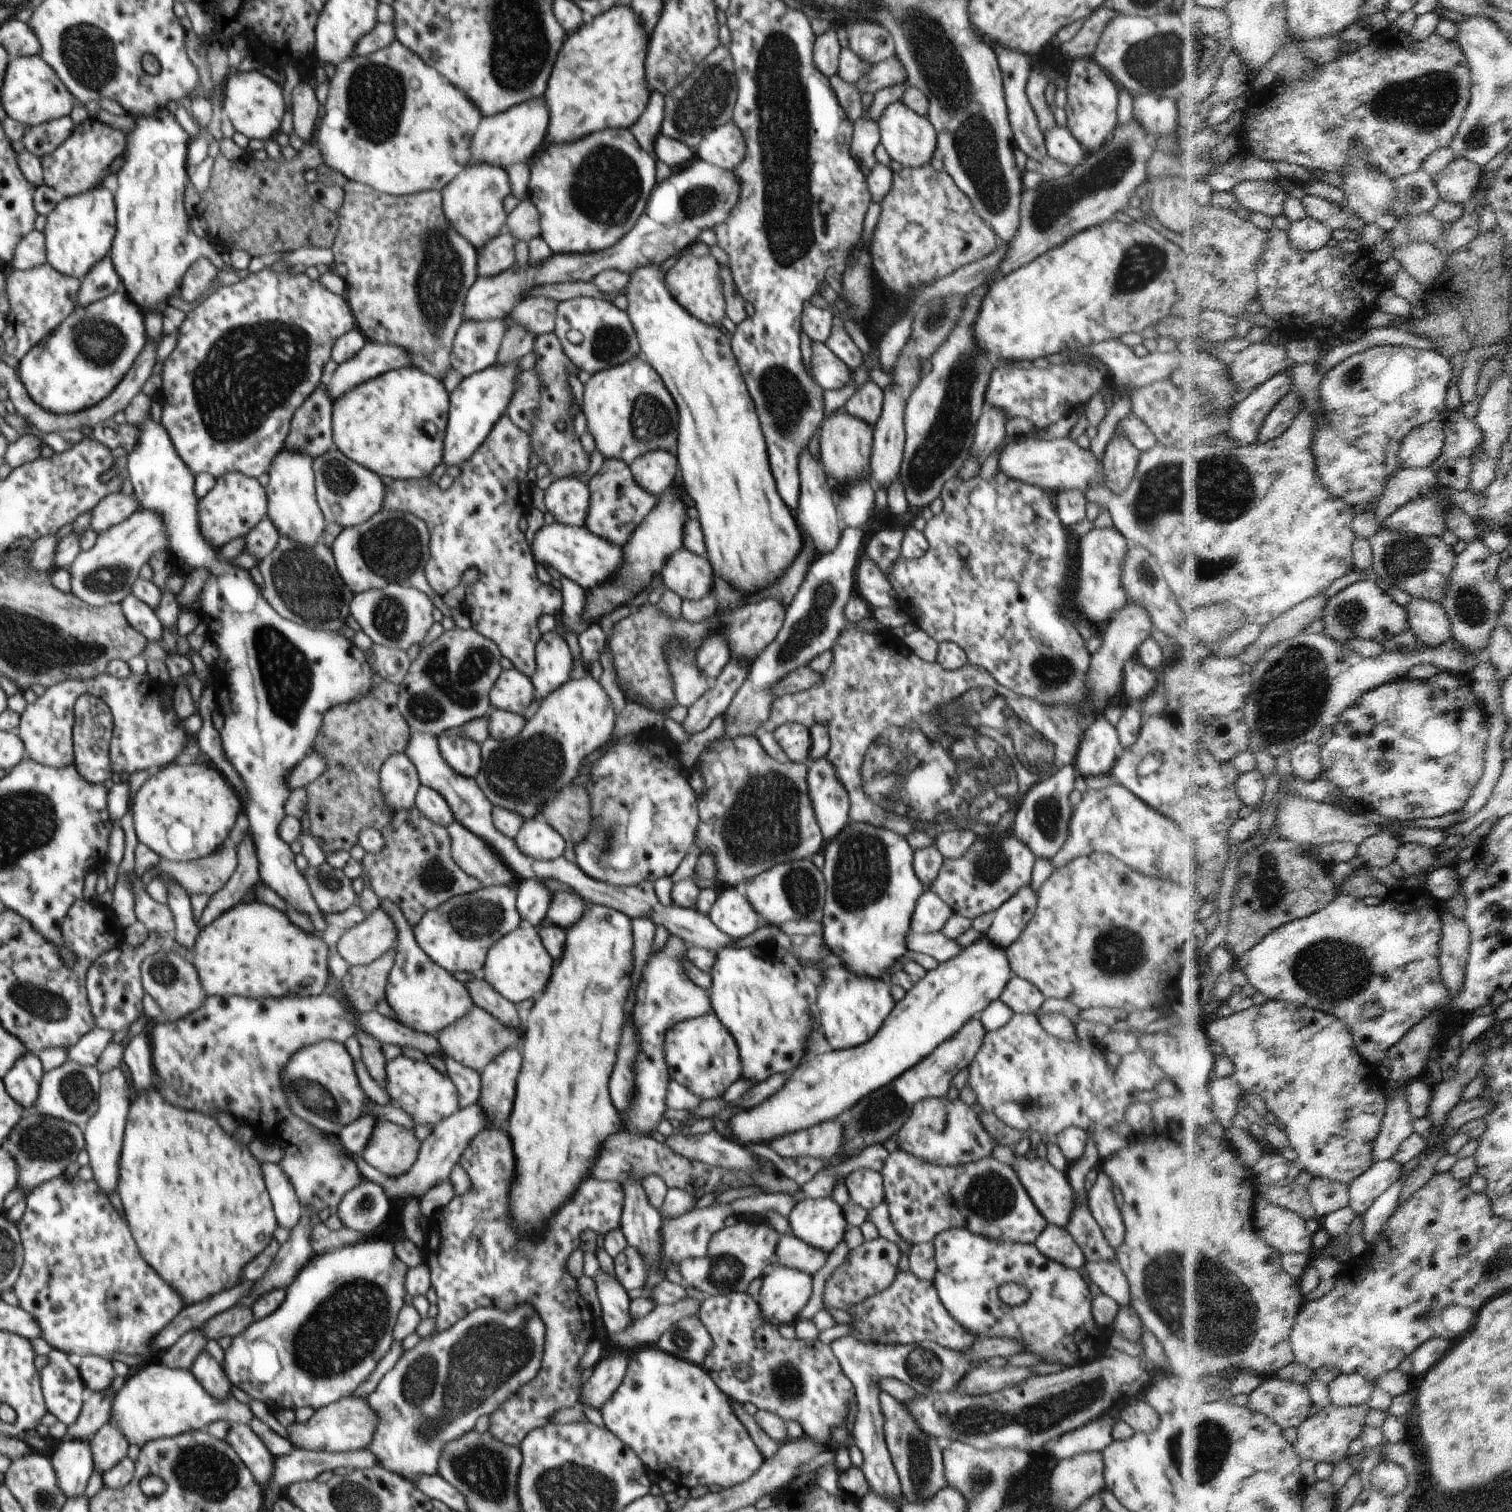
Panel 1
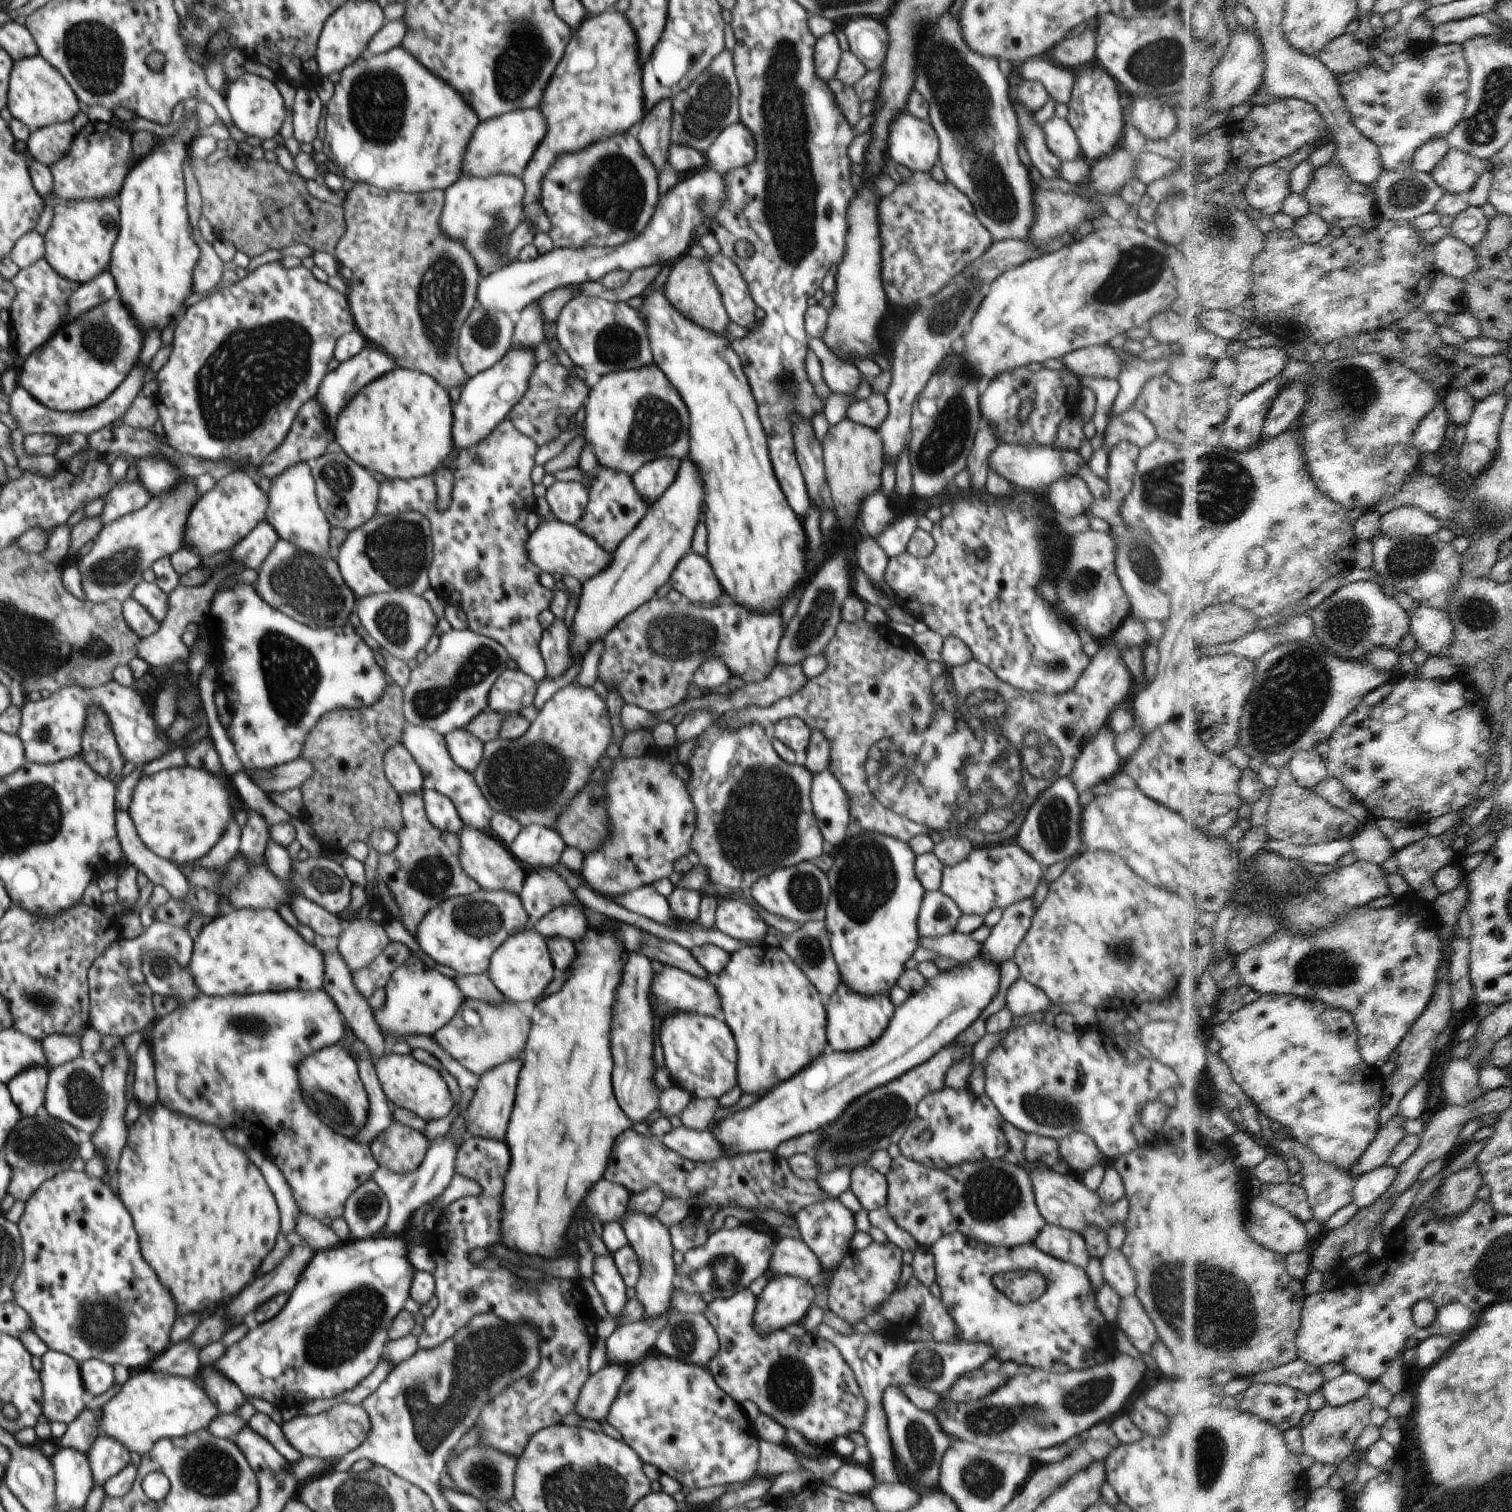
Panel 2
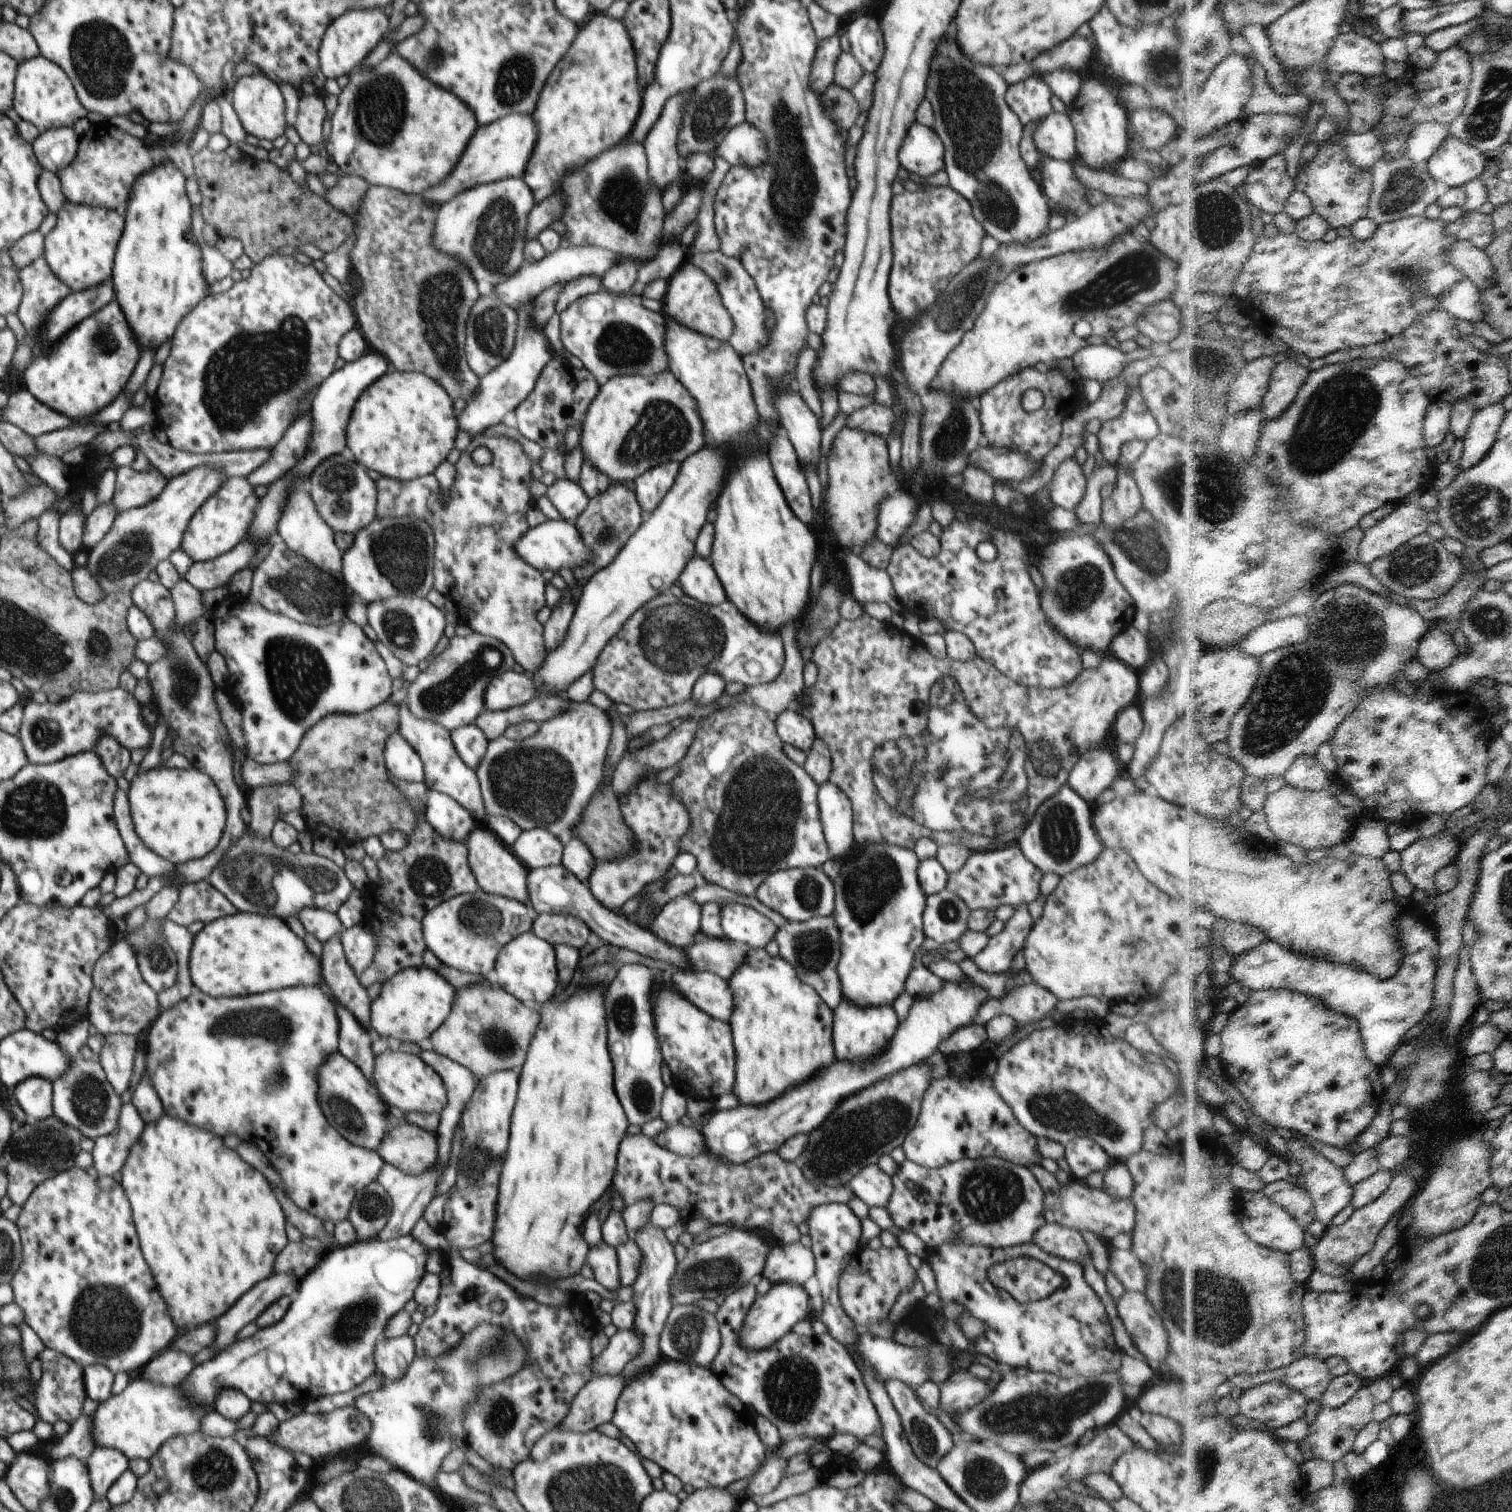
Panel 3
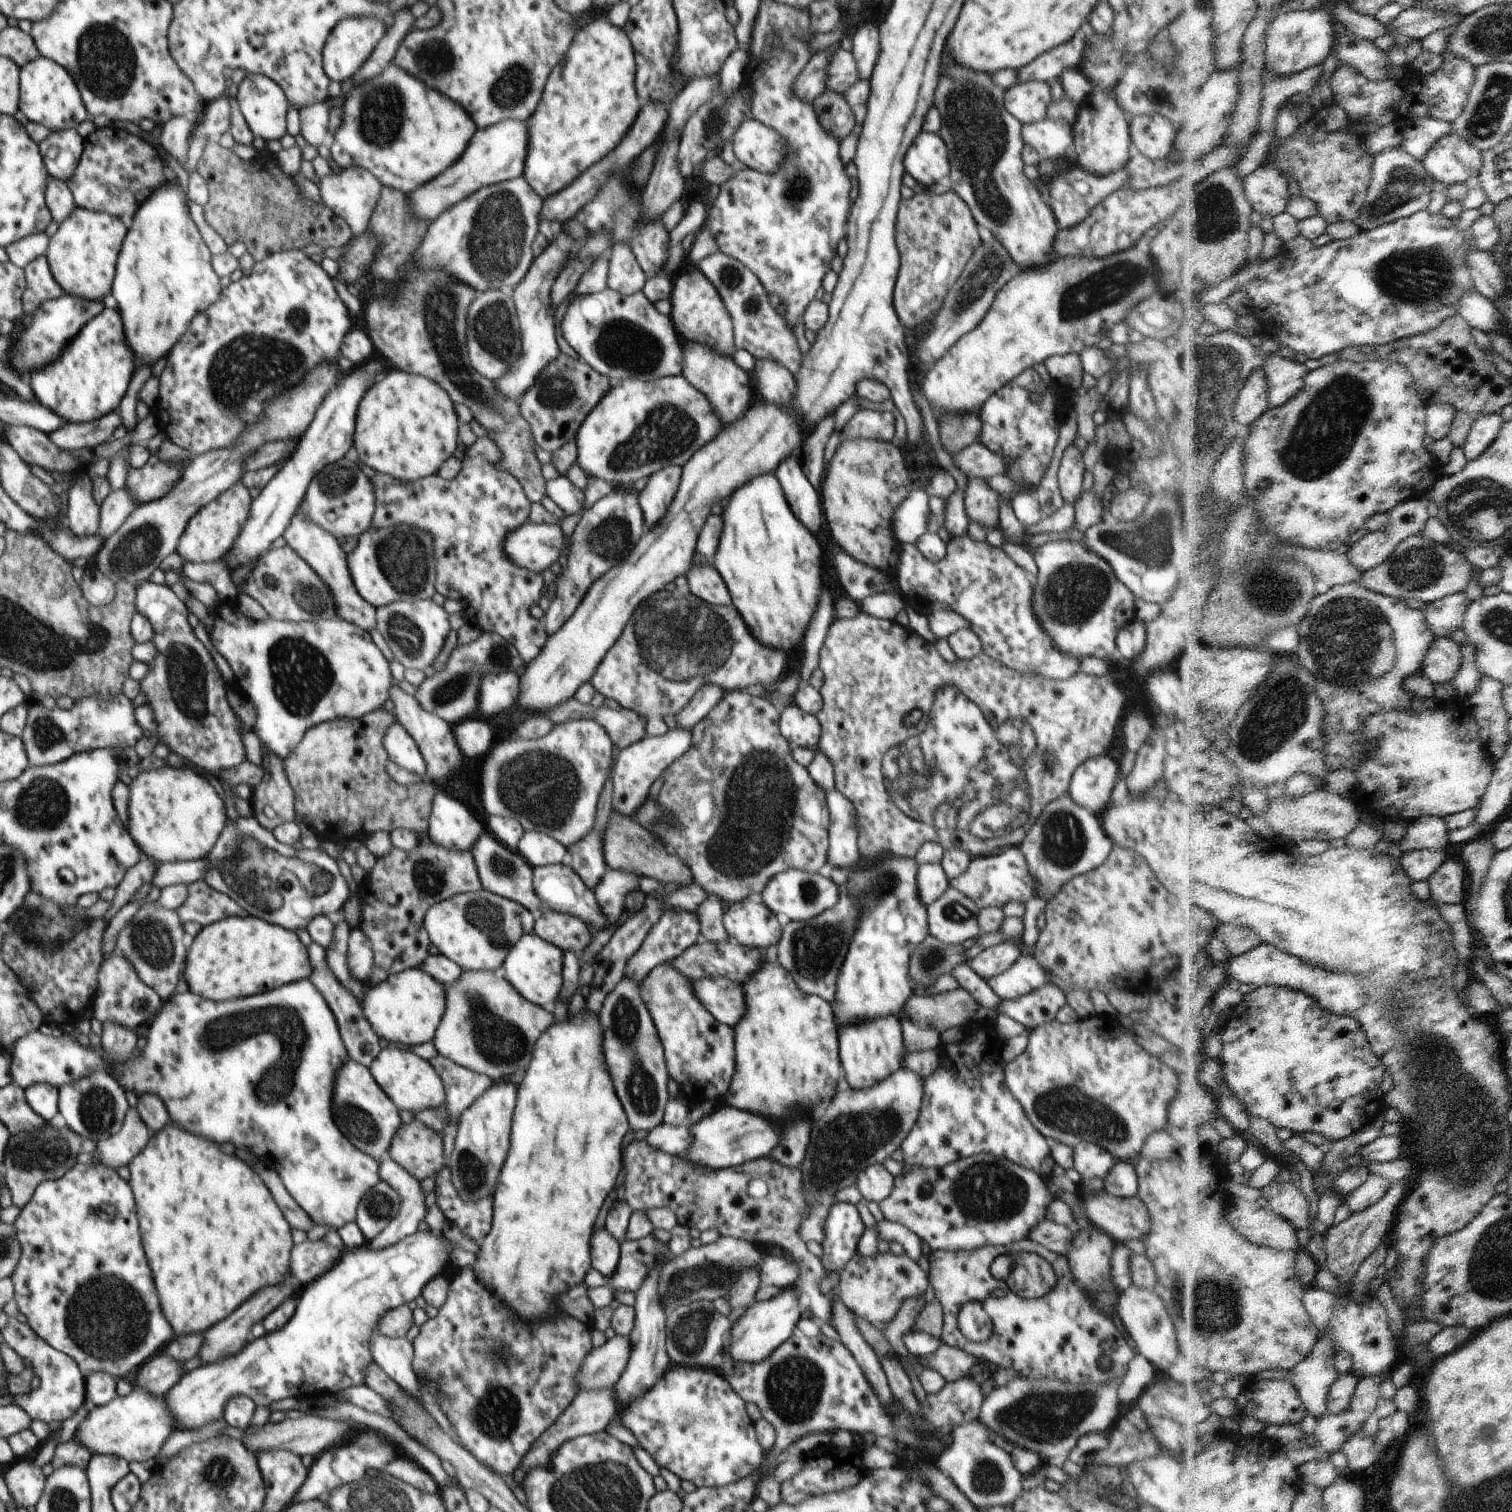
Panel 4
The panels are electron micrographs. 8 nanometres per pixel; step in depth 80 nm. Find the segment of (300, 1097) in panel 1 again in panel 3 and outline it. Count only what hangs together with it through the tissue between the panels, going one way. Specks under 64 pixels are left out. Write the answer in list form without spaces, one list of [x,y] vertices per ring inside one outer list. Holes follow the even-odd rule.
[[[340,1052],[328,1056],[328,1060],[316,1070],[318,1078],[318,1100],[323,1118],[328,1124],[352,1145],[362,1146],[367,1150],[377,1151],[386,1132],[391,1130],[396,1120],[389,1113],[387,1104],[382,1102],[377,1087],[368,1082],[368,1078],[360,1072],[360,1068],[346,1059]]]

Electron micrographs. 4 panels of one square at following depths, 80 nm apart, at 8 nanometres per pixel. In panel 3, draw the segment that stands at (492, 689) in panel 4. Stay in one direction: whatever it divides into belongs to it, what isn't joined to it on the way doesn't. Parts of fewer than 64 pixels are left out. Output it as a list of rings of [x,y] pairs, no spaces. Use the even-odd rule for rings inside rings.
[[[508,670],[488,684],[484,694],[484,707],[488,711],[506,711],[528,704],[538,695],[532,678],[523,673]]]

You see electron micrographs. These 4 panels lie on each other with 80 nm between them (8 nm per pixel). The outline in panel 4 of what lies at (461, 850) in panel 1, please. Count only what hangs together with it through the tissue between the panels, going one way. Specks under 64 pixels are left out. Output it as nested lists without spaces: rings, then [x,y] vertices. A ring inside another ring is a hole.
[[[485,831],[472,846],[471,854],[476,864],[479,882],[482,889],[512,900],[528,911],[542,910],[542,902],[532,888],[533,868],[516,851],[508,849],[497,841],[489,832]]]

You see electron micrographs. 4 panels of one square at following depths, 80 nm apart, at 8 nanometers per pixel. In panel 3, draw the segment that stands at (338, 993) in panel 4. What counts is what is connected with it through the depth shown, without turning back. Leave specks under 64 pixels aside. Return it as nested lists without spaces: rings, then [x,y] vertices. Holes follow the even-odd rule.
[[[325,986],[326,994],[332,998],[332,1002],[336,1004],[336,1013],[338,1014],[339,1019],[339,1042],[338,1042],[338,1050],[339,1052],[346,1058],[349,1059],[352,1063],[355,1063],[358,1068],[360,1068],[360,1072],[368,1078],[368,1082],[372,1082],[374,1086],[376,1086],[376,1082],[374,1082],[374,1064],[375,1064],[375,1055],[372,1052],[372,1043],[374,1042],[374,1037],[371,1034],[368,1034],[368,1030],[356,1020],[356,1016],[346,1008],[346,1006],[342,1006],[340,1002],[336,1002],[336,998],[334,998],[334,994],[332,994],[332,990]]]

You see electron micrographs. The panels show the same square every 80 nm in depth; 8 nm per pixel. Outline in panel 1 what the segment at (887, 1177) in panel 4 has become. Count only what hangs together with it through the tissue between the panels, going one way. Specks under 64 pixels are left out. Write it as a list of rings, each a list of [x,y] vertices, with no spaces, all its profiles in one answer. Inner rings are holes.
[[[871,1169],[850,1172],[844,1180],[851,1202],[872,1211],[884,1200],[882,1174]]]

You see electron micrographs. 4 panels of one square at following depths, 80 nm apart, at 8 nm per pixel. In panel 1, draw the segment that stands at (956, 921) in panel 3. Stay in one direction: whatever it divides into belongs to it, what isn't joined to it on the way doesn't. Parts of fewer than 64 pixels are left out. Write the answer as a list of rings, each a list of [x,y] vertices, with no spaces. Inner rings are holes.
[[[926,890],[916,900],[912,920],[910,920],[910,930],[922,935],[940,932],[948,922],[948,918],[953,915],[952,908],[946,902],[942,902],[942,898]]]

